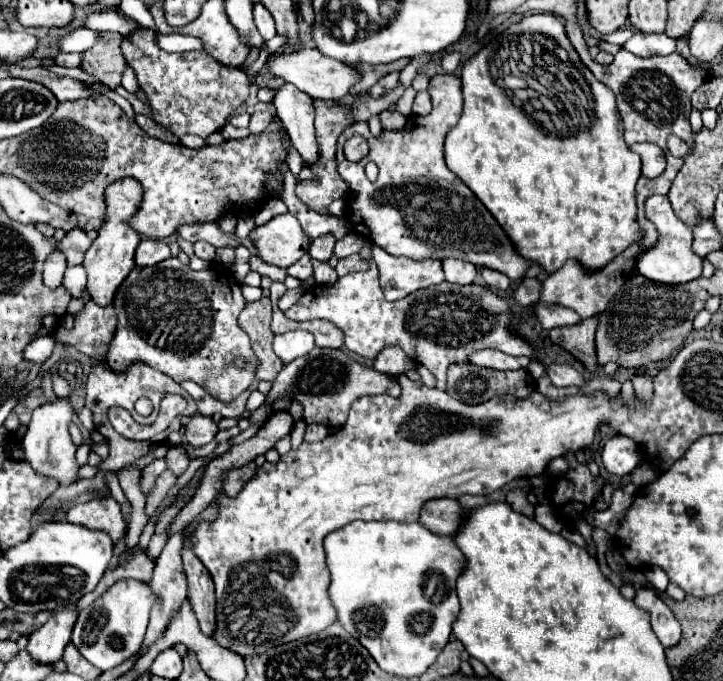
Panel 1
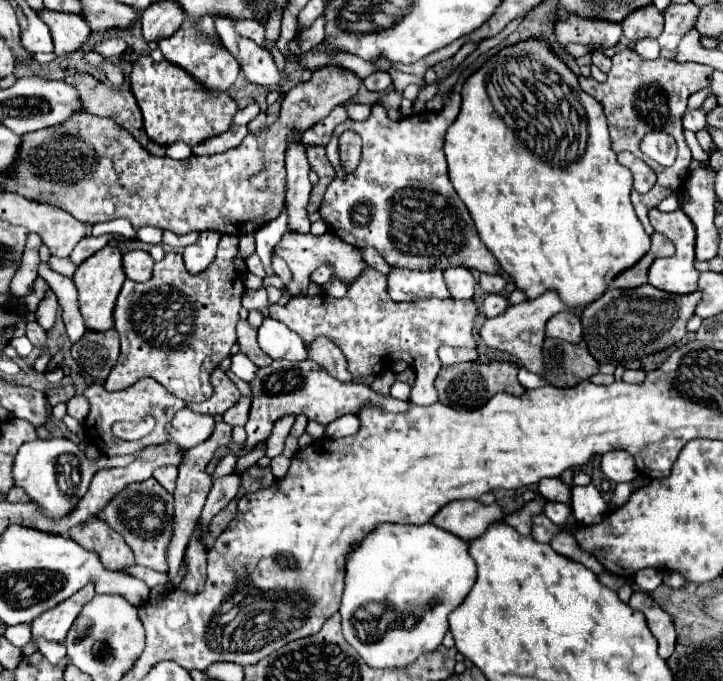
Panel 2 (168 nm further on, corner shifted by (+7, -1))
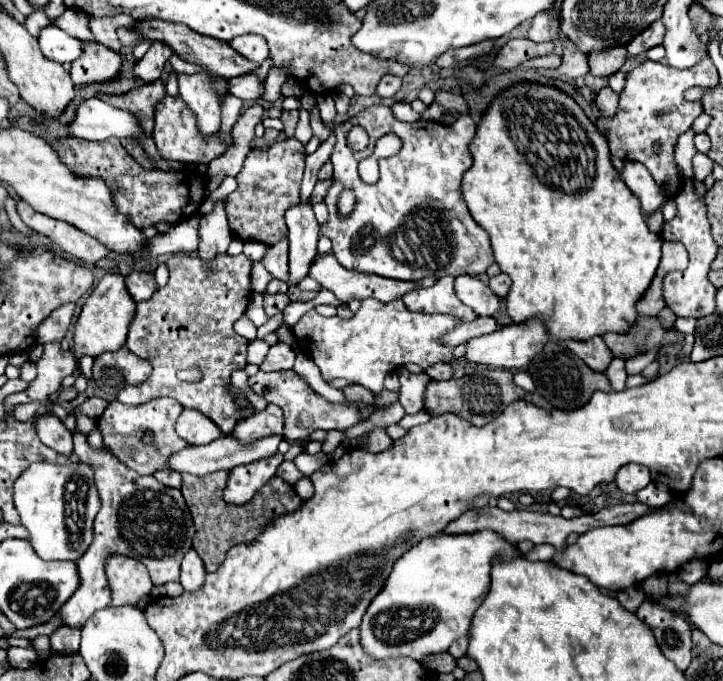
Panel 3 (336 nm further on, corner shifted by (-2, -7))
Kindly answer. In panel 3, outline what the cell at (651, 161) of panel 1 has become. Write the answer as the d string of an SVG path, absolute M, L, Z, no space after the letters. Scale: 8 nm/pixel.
M625 161L625 169L621 173L625 185L631 189L631 193L639 199L641 209L651 215L657 209L661 209L667 201L667 195L663 195L661 187L655 183L647 167L643 167L637 161Z

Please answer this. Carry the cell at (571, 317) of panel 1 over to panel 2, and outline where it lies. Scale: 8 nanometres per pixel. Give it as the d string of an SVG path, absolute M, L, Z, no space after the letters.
M568 311L554 315L546 323L546 335L556 337L556 339L564 339L564 341L570 341L570 343L578 343L582 339L580 317L574 315L574 313L568 313Z

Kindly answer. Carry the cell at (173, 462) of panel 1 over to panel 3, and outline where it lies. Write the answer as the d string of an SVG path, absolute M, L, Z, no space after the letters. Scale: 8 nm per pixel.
M157 471L153 477L167 487L175 487L175 489L181 487L181 473L177 471Z

